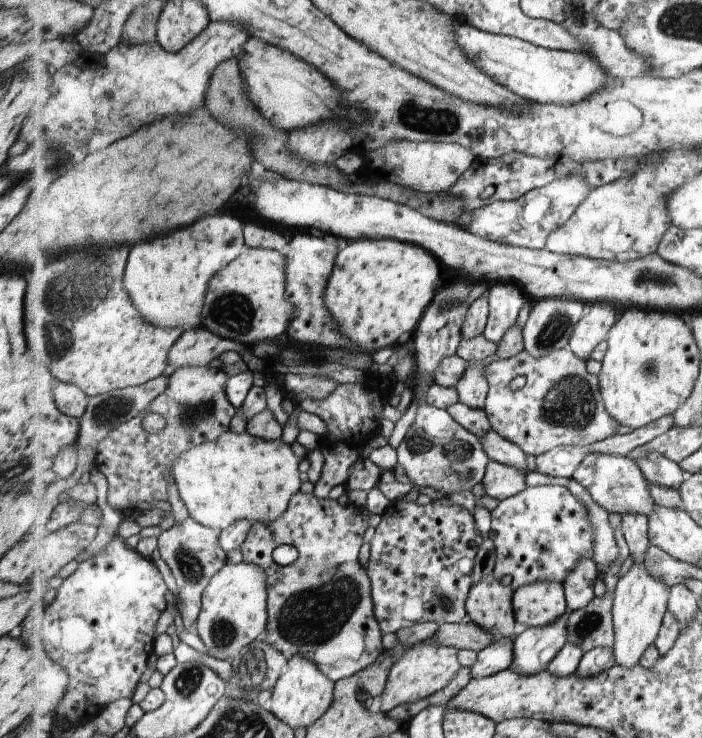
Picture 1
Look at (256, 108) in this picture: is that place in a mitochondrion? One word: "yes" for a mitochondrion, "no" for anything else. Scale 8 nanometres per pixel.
no

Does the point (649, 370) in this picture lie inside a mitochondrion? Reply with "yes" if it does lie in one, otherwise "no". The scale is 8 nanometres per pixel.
yes

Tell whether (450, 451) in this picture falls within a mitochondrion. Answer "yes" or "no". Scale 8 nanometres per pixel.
yes

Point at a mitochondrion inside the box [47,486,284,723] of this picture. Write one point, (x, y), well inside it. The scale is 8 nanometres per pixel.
(252, 670)

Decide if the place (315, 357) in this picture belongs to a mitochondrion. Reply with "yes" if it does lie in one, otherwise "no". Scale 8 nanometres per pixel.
no

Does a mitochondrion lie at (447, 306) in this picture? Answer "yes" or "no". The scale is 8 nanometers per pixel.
yes

